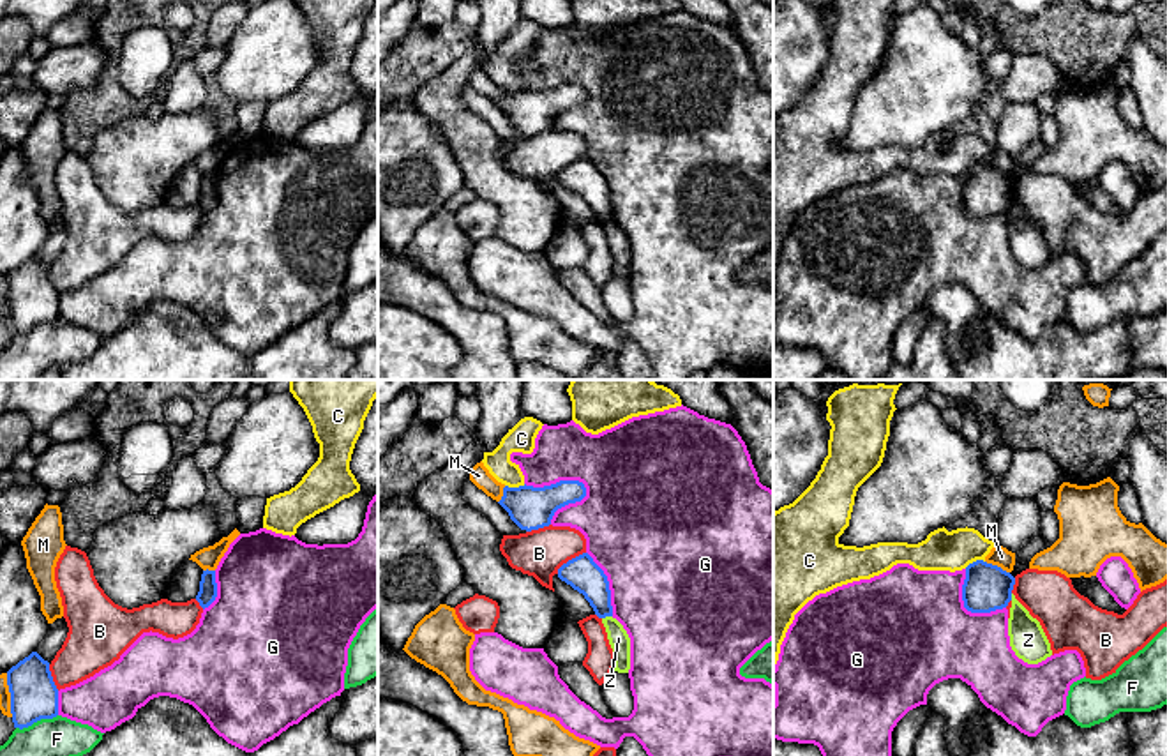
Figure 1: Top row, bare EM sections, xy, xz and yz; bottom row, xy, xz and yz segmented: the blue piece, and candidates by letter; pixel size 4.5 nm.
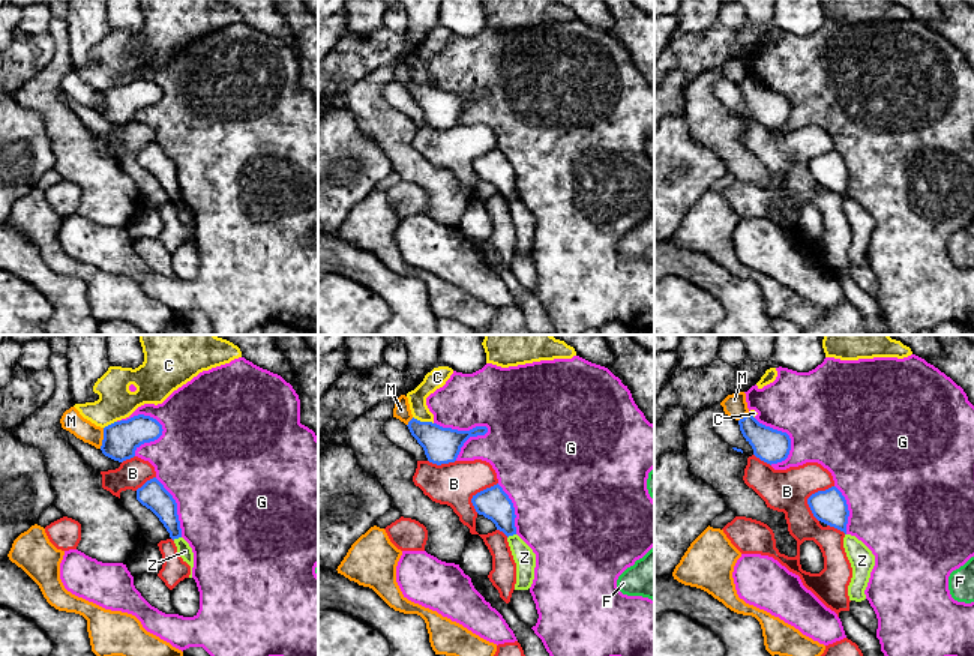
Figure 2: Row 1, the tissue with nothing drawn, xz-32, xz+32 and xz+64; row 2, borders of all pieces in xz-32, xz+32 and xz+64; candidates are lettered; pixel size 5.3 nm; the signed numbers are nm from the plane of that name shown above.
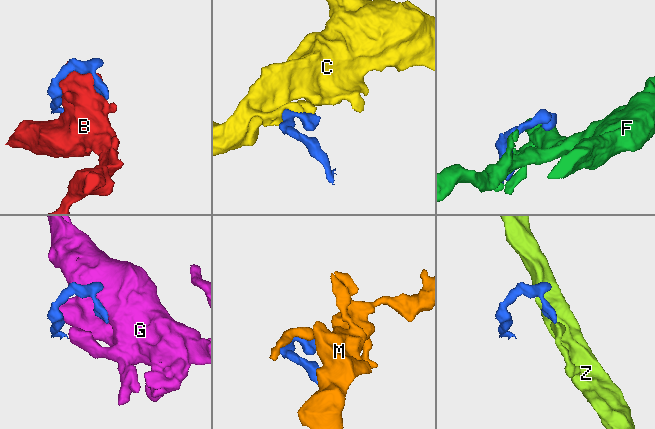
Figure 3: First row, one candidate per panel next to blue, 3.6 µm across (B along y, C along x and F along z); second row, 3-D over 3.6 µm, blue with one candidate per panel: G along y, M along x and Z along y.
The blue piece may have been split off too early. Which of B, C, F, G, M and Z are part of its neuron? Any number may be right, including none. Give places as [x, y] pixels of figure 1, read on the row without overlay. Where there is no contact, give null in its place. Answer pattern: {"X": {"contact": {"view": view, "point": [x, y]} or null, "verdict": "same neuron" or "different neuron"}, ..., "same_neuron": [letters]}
{"B": {"contact": {"view": "xz", "point": [569, 165]}, "verdict": "different neuron"}, "C": {"contact": {"view": "xz", "point": [514, 92]}, "verdict": "different neuron"}, "F": {"contact": {"view": "xy", "point": [36, 325]}, "verdict": "different neuron"}, "G": {"contact": {"view": "xz", "point": [560, 85]}, "verdict": "different neuron"}, "M": {"contact": {"view": "yz", "point": [996, 170]}, "verdict": "different neuron"}, "Z": {"contact": {"view": "xz", "point": [606, 219]}, "verdict": "different neuron"}, "same_neuron": []}

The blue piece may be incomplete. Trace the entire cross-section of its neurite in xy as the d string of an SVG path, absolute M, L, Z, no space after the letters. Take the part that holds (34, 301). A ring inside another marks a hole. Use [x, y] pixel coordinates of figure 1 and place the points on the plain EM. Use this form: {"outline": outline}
{"outline": "M37 256L19 265L7 276L11 297L11 321L0 314L0 350L16 332L23 334L41 323L58 320L58 293L53 286L49 267Z"}

